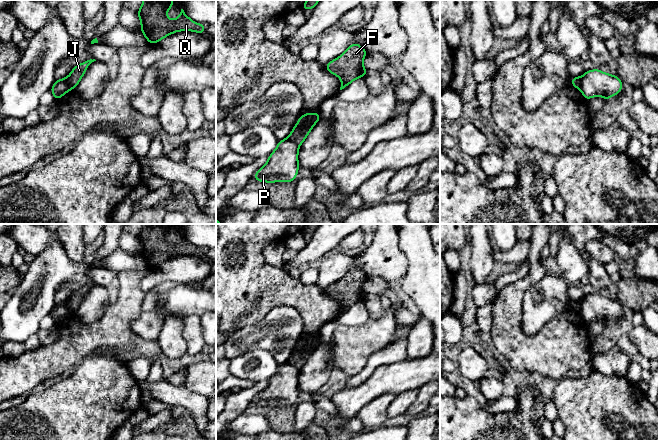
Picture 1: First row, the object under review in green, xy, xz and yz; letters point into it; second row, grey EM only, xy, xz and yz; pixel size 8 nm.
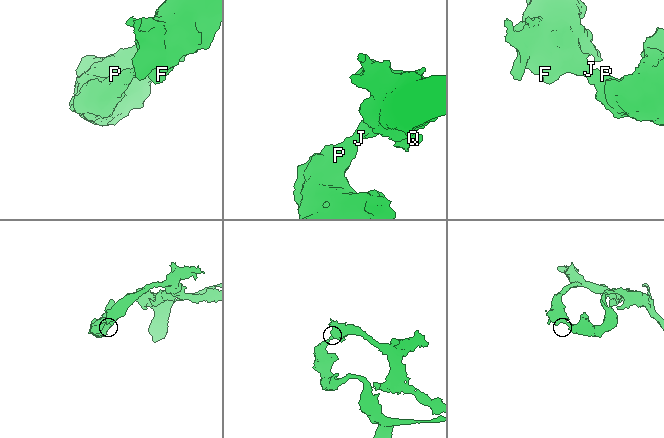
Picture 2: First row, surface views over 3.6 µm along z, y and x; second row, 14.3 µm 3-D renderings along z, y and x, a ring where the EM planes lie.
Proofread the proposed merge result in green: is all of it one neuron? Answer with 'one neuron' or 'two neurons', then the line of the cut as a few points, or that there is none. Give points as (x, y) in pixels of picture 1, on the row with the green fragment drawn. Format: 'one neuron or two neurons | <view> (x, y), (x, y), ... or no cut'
two neurons | xy (67, 77), (72, 88)

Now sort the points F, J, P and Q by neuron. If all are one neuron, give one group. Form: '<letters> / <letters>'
F J Q / P

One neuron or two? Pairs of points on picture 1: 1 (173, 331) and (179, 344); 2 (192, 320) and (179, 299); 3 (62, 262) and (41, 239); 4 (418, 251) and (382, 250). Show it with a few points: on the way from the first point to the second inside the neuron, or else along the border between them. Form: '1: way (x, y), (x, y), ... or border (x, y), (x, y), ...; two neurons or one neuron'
1: way (173, 334), (173, 338), (176, 341); one neuron
2: border (200, 316), (188, 315), (186, 317); two neurons
3: border (51, 234), (49, 243), (33, 257); two neurons
4: border (397, 234), (399, 249), (408, 263), (405, 272); two neurons

